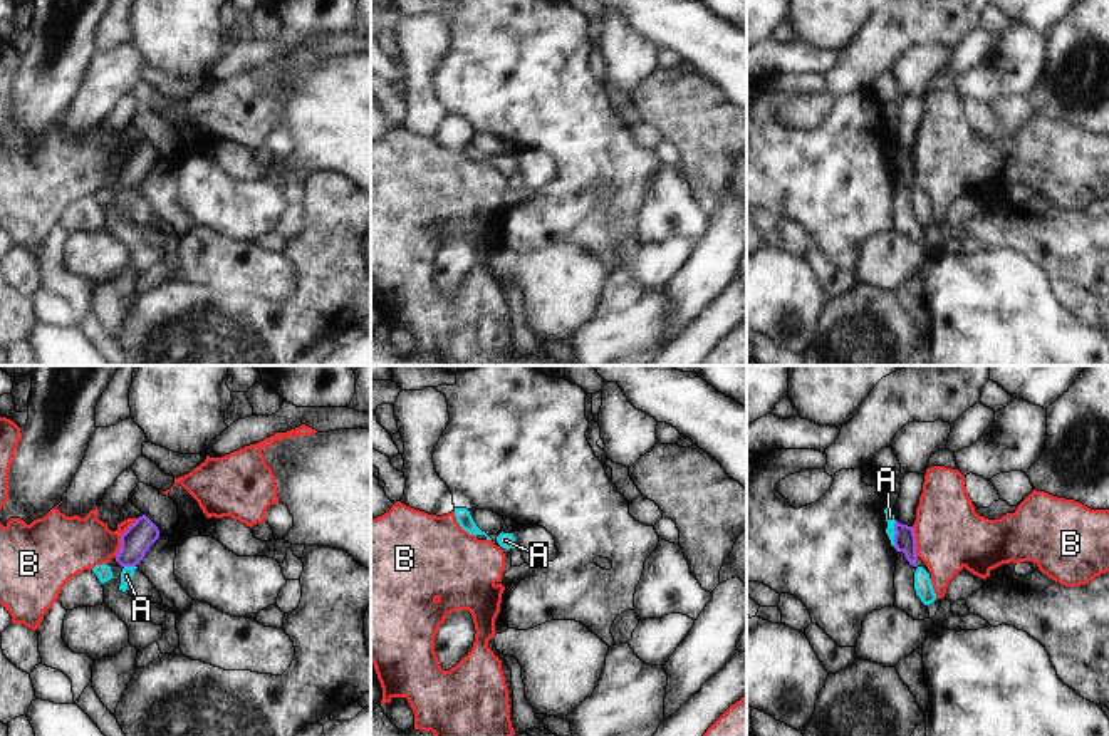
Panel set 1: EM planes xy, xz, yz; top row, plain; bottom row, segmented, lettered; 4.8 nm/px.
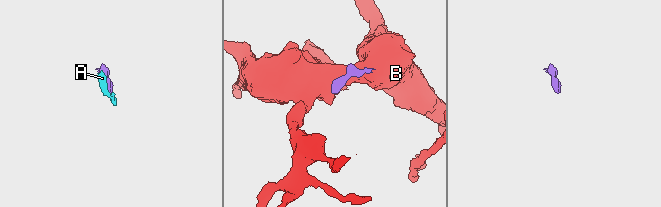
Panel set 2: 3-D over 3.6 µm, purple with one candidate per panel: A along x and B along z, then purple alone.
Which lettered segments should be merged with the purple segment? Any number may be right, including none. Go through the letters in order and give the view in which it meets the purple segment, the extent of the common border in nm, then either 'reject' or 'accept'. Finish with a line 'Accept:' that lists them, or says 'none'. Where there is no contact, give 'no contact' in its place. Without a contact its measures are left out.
A: yz | 130 nm | accept
B: xy | 220 nm | reject
Accept: A

